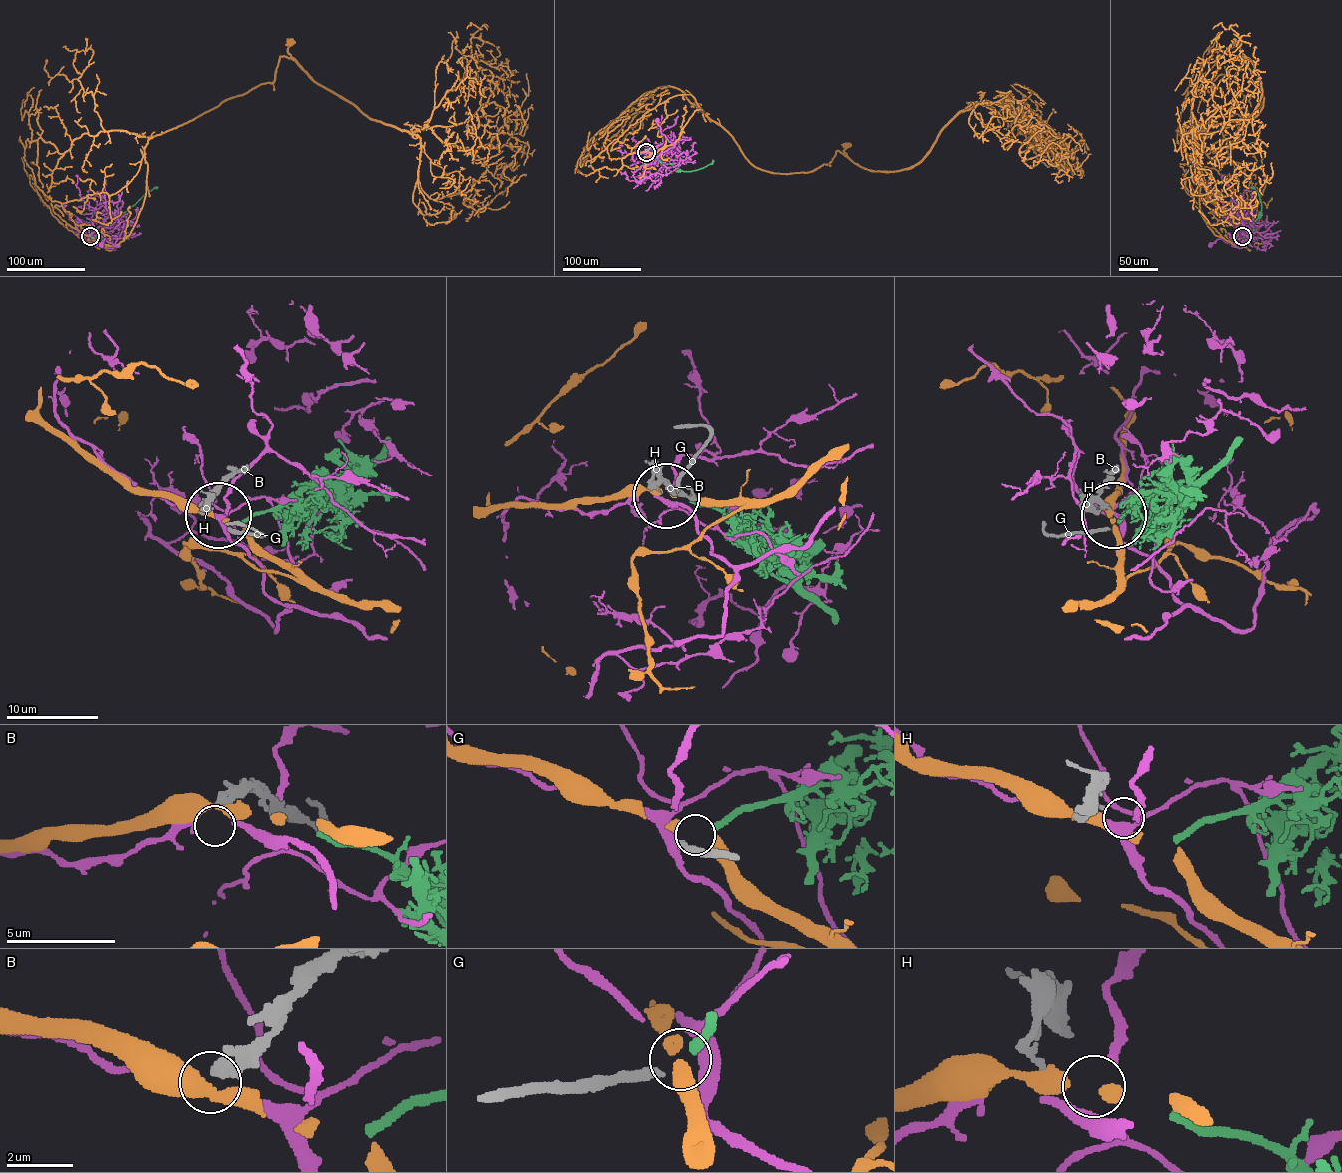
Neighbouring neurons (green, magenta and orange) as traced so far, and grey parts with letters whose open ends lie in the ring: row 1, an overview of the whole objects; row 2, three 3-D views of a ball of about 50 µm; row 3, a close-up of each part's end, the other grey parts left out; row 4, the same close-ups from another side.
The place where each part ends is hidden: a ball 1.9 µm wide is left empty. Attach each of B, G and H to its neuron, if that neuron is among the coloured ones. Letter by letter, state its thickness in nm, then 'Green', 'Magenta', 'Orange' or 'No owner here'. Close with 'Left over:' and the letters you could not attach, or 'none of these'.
B: Thickness 480 nm. No owner here
G: Thickness 300 nm. Green
H: Thickness 160 nm. No owner here
Left over: B, H

